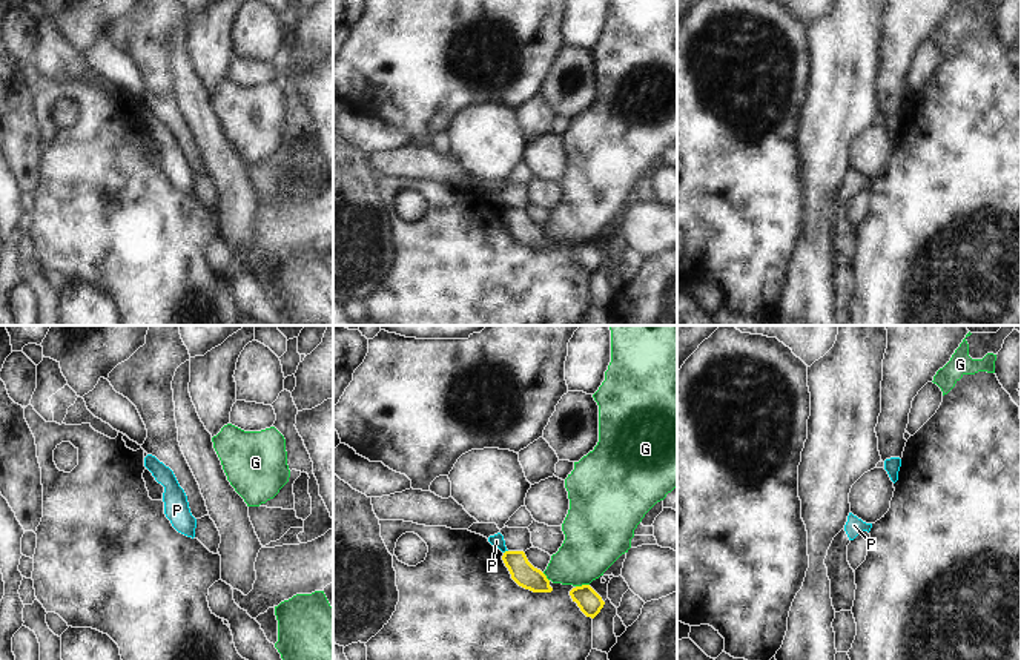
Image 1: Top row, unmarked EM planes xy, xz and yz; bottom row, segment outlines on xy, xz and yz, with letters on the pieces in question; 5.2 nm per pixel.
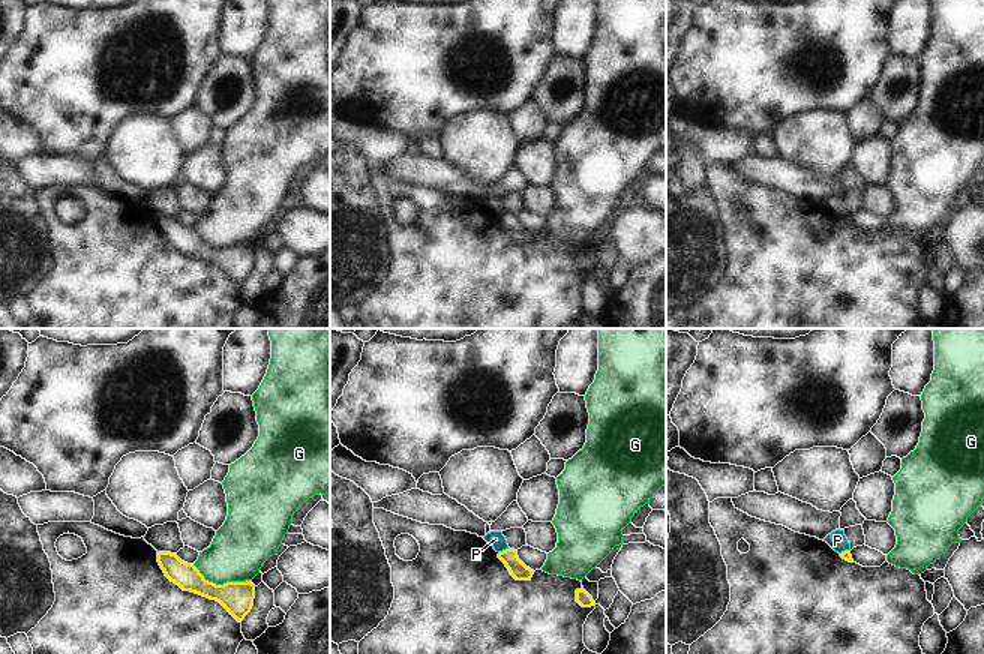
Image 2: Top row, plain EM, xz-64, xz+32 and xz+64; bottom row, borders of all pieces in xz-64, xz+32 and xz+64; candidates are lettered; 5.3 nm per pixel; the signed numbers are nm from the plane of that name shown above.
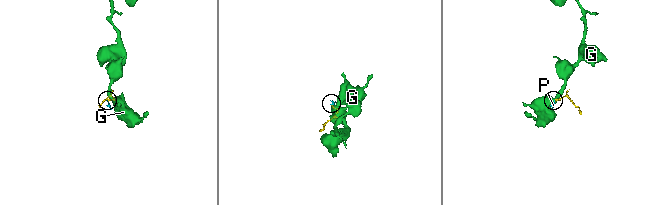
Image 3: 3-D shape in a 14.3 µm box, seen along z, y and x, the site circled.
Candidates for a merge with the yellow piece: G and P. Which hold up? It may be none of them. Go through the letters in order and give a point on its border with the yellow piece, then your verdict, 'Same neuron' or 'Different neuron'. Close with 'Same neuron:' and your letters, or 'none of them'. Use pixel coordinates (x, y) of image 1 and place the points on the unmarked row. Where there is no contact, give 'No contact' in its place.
G: Touches yellow at xz (582, 241). Different neuron
P: Touches yellow at xz (505, 207). Different neuron
Same neuron: none of them

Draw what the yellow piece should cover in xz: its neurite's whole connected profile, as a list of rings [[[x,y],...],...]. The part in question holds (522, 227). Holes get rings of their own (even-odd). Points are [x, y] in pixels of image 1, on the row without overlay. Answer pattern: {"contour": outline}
{"contour": [[[505,207],[502,216],[519,243],[533,249],[553,247],[547,232],[528,218],[524,207]]]}

